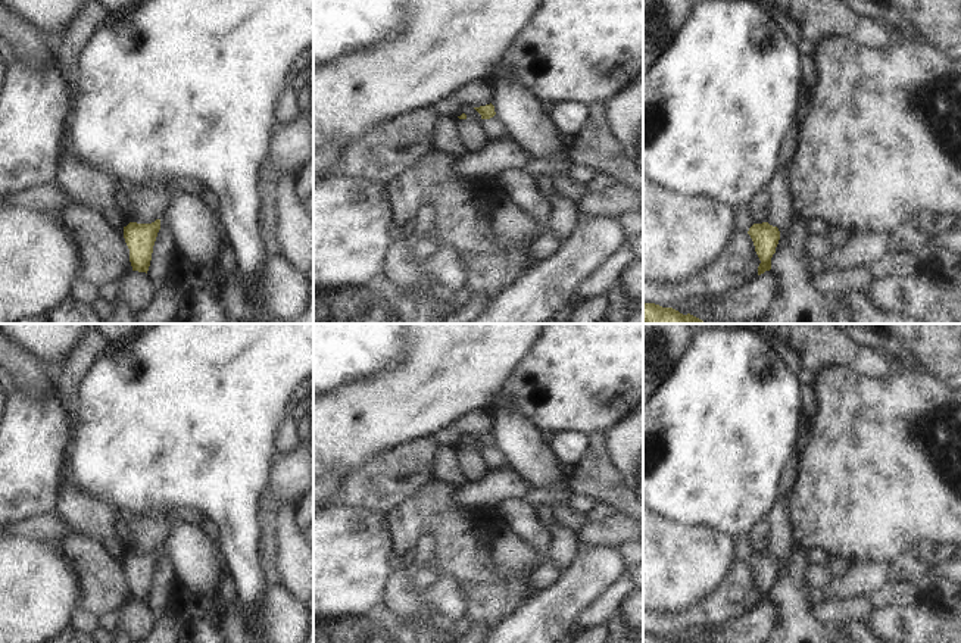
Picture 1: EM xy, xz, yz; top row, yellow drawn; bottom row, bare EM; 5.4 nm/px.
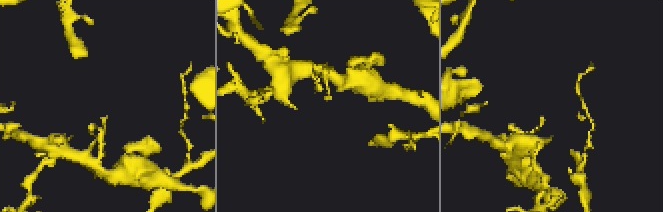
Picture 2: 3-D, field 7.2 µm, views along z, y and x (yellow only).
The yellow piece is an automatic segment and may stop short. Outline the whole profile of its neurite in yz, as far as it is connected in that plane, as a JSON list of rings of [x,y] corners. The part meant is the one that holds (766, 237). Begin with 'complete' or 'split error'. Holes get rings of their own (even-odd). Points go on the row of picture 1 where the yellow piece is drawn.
complete; [[[768,222],[753,224],[748,234],[751,235],[755,252],[761,260],[758,266],[758,275],[771,269],[771,257],[776,253],[776,247],[780,240],[780,231],[777,227],[770,225]]]

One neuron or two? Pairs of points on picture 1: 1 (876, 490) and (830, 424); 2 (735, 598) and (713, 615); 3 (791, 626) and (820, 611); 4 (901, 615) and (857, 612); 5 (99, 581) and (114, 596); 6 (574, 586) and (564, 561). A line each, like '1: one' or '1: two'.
1: one
2: one
3: two
4: two
5: one
6: two

